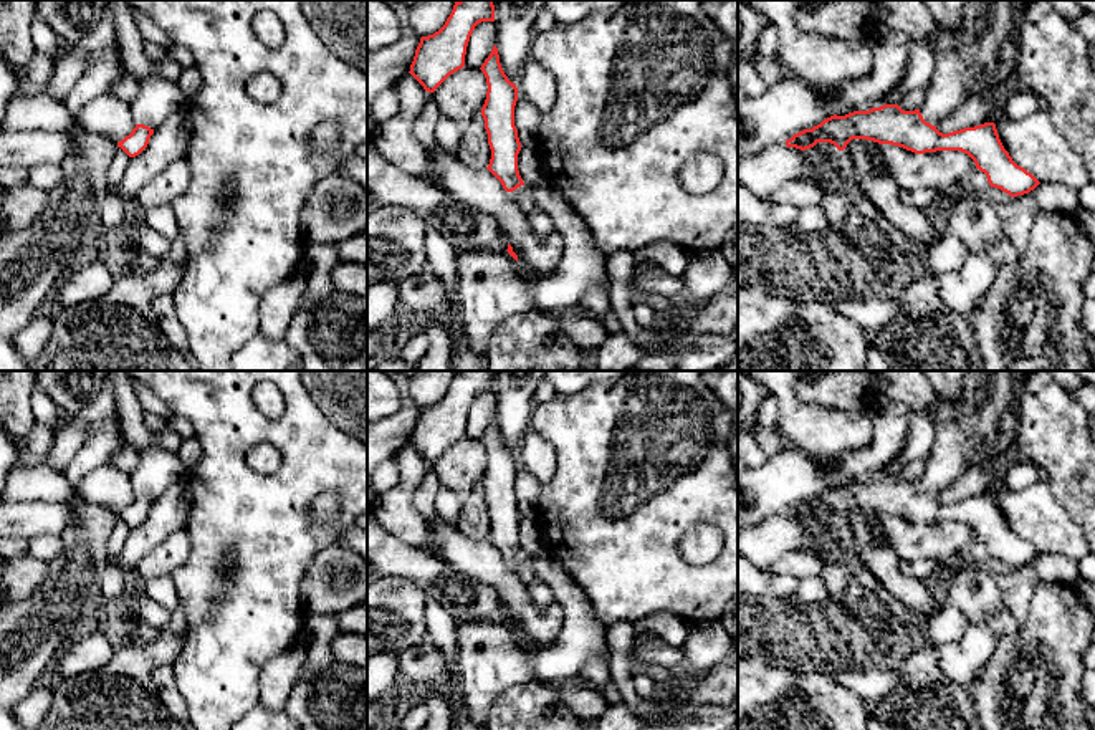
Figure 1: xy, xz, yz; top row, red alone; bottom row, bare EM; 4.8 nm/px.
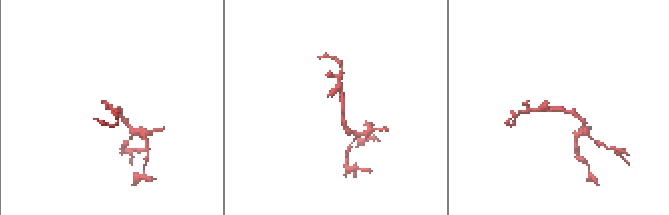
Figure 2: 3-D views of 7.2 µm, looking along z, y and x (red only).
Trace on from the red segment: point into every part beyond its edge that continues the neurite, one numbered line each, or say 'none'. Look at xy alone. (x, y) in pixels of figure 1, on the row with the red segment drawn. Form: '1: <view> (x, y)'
1: xy (157, 100)

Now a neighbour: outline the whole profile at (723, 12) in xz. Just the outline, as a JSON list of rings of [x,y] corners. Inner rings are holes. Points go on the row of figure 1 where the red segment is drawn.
[[[701,0],[701,5],[715,25],[738,41],[738,0]]]

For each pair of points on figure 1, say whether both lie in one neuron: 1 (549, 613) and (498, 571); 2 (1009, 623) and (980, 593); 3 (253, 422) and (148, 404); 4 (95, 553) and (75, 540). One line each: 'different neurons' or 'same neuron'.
1: same neuron
2: same neuron
3: different neurons
4: same neuron

